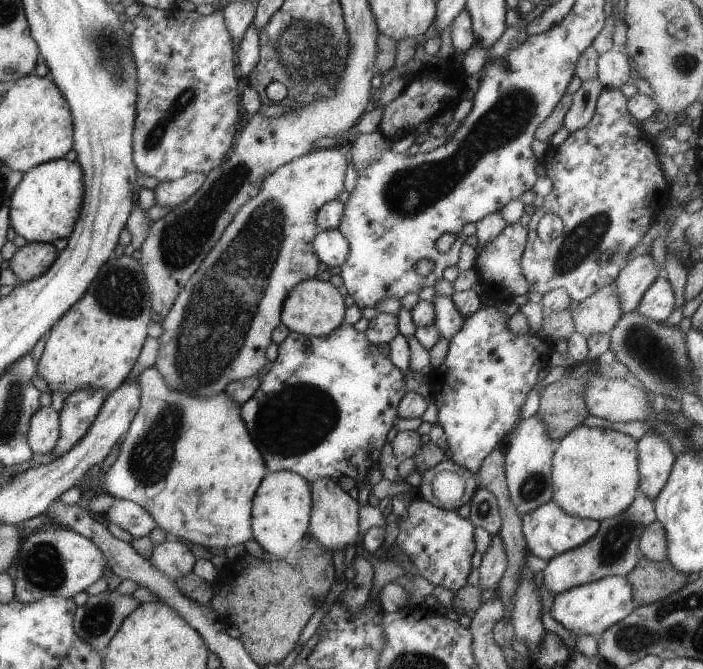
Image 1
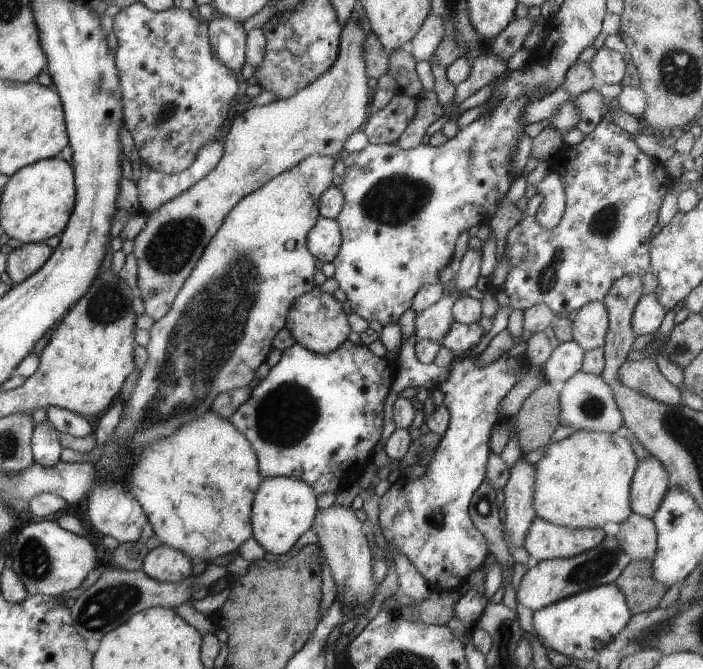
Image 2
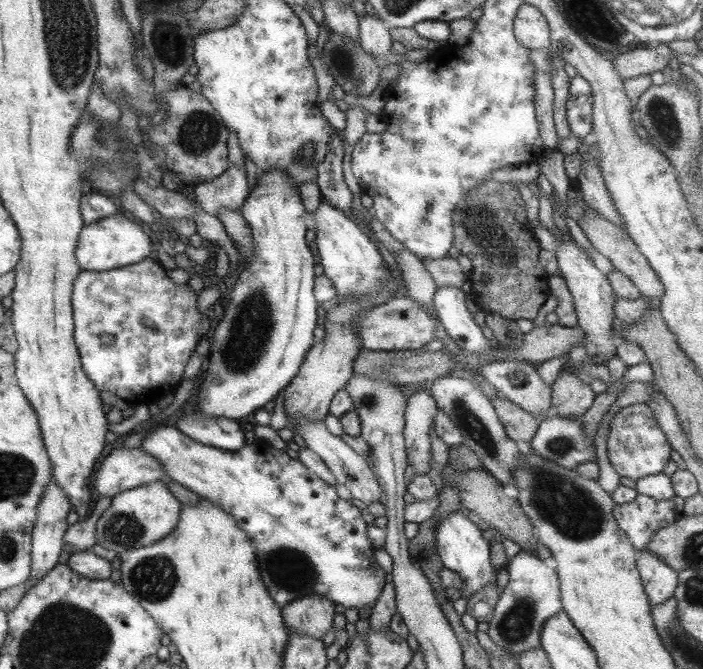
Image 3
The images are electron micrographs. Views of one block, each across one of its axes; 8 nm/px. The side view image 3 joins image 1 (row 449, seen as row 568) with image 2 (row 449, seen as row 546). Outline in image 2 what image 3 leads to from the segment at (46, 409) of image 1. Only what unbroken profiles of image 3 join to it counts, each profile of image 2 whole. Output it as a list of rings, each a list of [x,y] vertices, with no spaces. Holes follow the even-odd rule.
[[[48,420],[35,424],[30,439],[32,457],[35,463],[50,467],[59,461],[61,447],[58,443],[58,434],[59,432],[53,428]]]

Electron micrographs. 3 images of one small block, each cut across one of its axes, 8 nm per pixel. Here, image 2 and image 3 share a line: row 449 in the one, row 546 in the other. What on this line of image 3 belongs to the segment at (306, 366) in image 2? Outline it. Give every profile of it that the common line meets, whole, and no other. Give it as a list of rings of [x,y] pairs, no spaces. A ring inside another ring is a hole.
[[[159,426],[153,431],[147,432],[141,445],[138,447],[139,449],[143,449],[143,452],[149,453],[152,458],[155,458],[164,469],[165,475],[167,475],[173,482],[176,482],[176,484],[183,486],[186,490],[197,494],[201,499],[207,500],[213,505],[217,505],[222,512],[225,512],[234,518],[239,530],[250,539],[252,548],[255,550],[255,558],[257,560],[261,582],[263,582],[265,590],[267,590],[269,597],[275,602],[275,605],[282,608],[293,600],[310,595],[318,595],[327,598],[327,601],[330,601],[335,605],[338,604],[345,610],[351,608],[356,611],[360,608],[371,609],[375,605],[377,598],[382,591],[381,588],[383,588],[383,585],[385,584],[385,573],[373,558],[375,549],[367,538],[367,526],[361,518],[360,510],[355,508],[355,506],[352,506],[349,501],[343,501],[341,498],[338,498],[334,486],[325,485],[315,474],[306,470],[301,462],[298,462],[297,459],[289,458],[285,451],[275,449],[274,447],[263,448],[263,450],[261,450],[261,448],[257,447],[255,444],[245,445],[239,448],[239,450],[234,451],[221,450],[204,445],[200,442],[195,442],[195,440],[185,436],[185,434],[172,426]]]

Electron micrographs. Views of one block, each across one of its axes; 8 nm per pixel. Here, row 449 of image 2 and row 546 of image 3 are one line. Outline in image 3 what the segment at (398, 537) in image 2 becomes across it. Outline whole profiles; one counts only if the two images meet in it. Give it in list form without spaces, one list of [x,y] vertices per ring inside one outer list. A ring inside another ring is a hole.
[[[460,511],[445,515],[436,523],[434,538],[435,550],[439,556],[442,566],[457,574],[463,580],[459,587],[461,597],[471,597],[483,586],[495,585],[495,571],[489,560],[490,546],[487,540],[481,536],[481,524],[473,524],[467,520]]]

